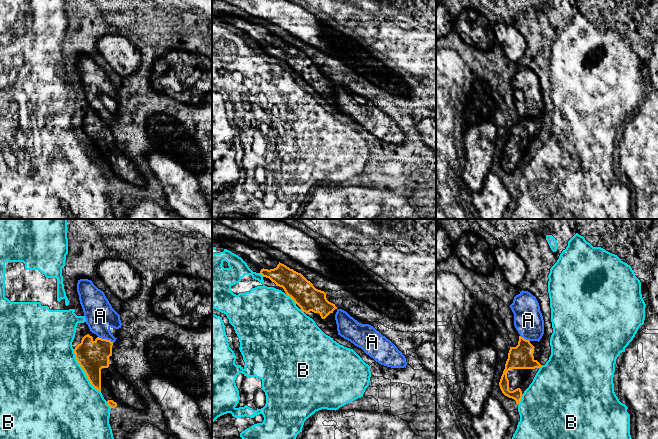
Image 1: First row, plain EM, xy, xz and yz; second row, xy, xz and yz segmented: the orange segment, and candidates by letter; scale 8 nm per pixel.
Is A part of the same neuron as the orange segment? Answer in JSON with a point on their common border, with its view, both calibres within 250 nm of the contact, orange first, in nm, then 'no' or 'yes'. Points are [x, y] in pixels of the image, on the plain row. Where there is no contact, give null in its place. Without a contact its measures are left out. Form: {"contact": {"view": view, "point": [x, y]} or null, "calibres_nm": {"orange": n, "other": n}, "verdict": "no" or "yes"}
{"contact": {"view": "xy", "point": [106, 115]}, "calibres_nm": {"orange": 240, "other": 240}, "verdict": "no"}

